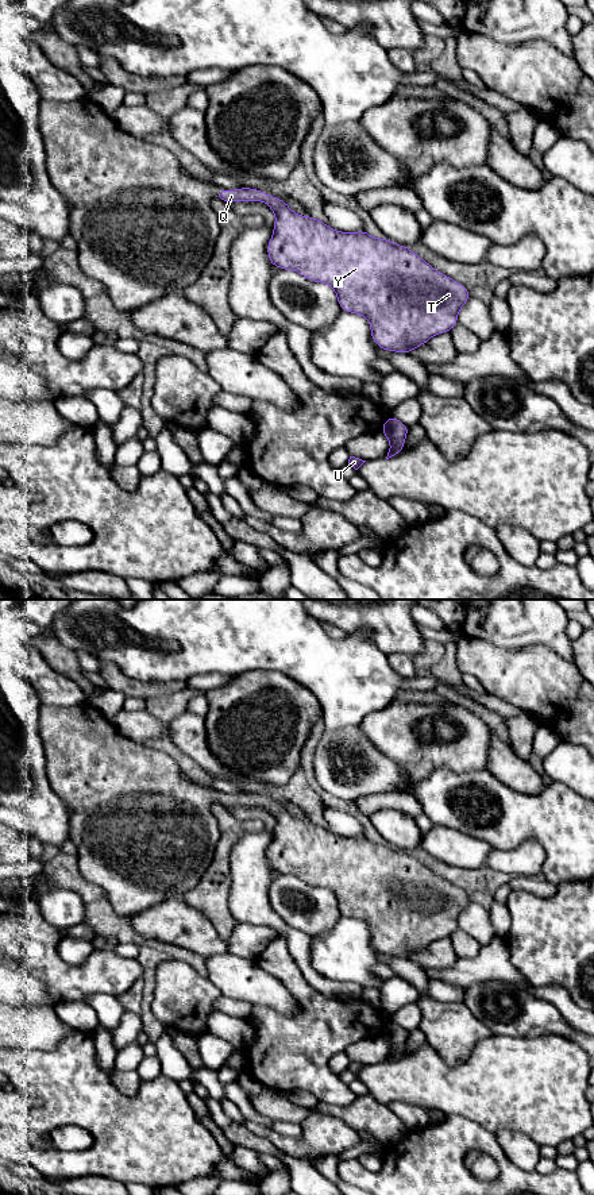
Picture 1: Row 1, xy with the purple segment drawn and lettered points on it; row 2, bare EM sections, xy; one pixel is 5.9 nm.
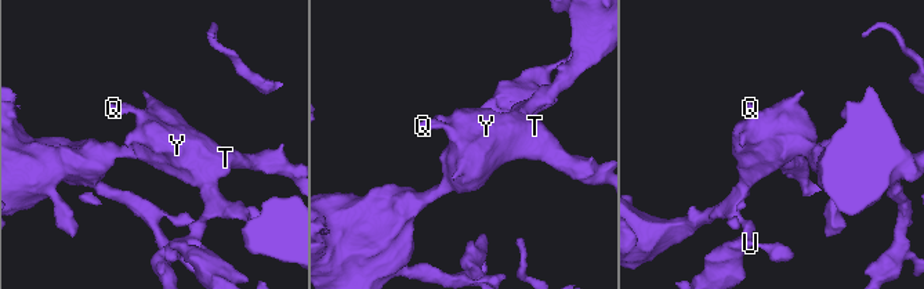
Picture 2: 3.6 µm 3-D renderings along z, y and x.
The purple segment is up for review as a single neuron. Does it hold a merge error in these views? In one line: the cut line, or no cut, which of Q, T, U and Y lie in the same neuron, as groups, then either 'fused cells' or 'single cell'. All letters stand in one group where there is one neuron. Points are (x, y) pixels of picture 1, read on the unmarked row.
no cut | Q T U Y | single cell

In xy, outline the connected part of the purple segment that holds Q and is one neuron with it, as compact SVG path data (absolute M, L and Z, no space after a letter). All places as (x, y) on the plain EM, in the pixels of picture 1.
M217 794L215 802L227 809L232 806L266 807L275 820L273 841L267 849L271 870L284 875L294 875L309 886L329 890L336 897L342 915L360 920L369 925L373 947L382 955L410 959L413 953L425 949L435 940L450 937L458 929L460 913L471 902L464 890L433 874L409 852L396 849L385 843L373 843L363 834L356 837L336 836L315 822L294 818L279 802L273 802L258 794Z

